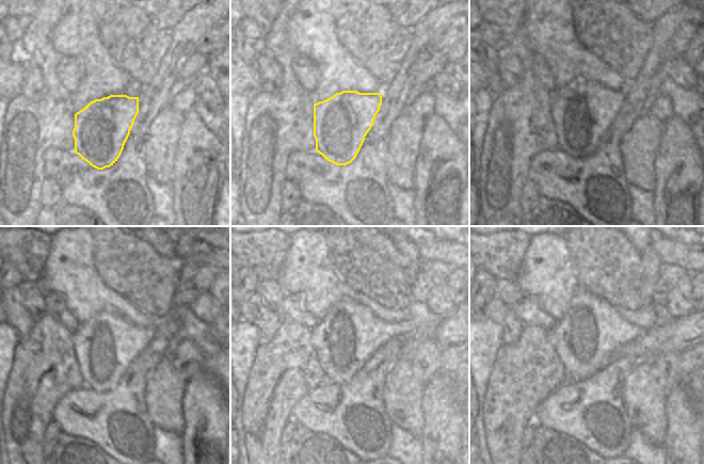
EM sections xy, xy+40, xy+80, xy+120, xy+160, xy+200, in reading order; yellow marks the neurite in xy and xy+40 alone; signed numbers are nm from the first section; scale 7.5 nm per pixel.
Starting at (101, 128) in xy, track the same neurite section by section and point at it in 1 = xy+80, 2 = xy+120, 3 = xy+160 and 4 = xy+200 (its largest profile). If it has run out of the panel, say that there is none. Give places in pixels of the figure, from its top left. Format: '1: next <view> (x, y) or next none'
1: next xy+80 (582, 111)
2: next xy+120 (106, 345)
3: next xy+160 (344, 339)
4: next xy+200 (591, 330)

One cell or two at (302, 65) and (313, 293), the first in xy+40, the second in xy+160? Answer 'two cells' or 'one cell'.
two cells

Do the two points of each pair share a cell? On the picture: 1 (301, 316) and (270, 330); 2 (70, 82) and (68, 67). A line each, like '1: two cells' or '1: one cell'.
1: two cells
2: one cell

